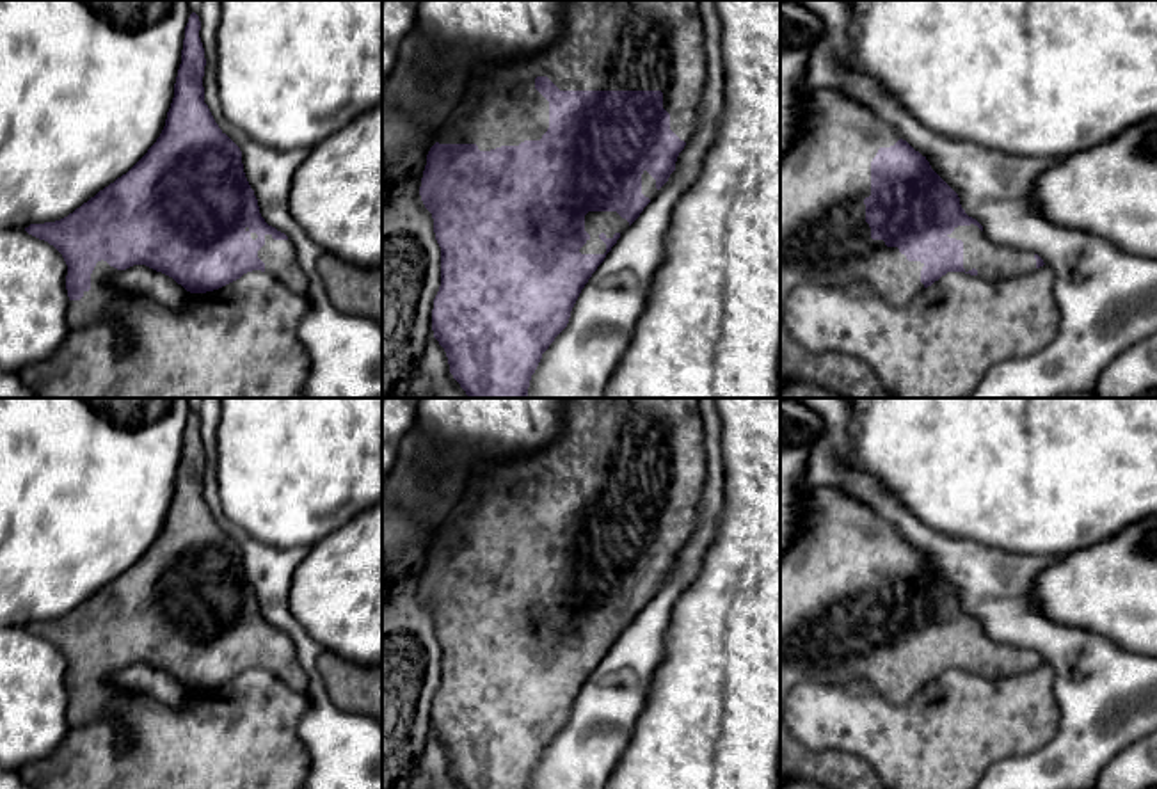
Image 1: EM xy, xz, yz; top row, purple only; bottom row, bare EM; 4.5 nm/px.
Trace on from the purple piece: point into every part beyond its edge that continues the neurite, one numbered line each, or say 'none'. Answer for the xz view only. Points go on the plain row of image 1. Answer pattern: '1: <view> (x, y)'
1: xz (608, 443)

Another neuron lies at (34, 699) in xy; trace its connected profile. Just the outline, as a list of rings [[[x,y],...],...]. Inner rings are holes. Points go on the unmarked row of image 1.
[[[0,626],[0,766],[11,771],[50,757],[69,727],[66,688],[68,663],[62,652],[25,626]]]

